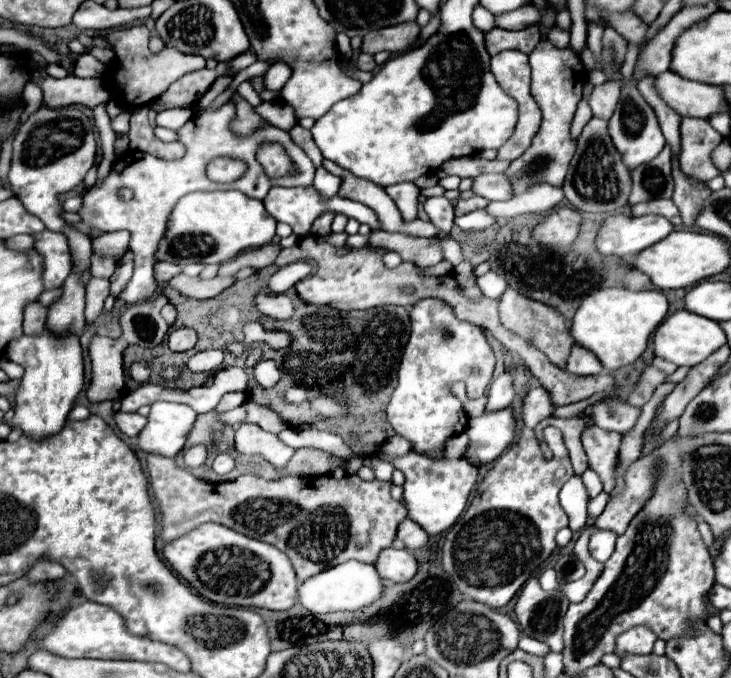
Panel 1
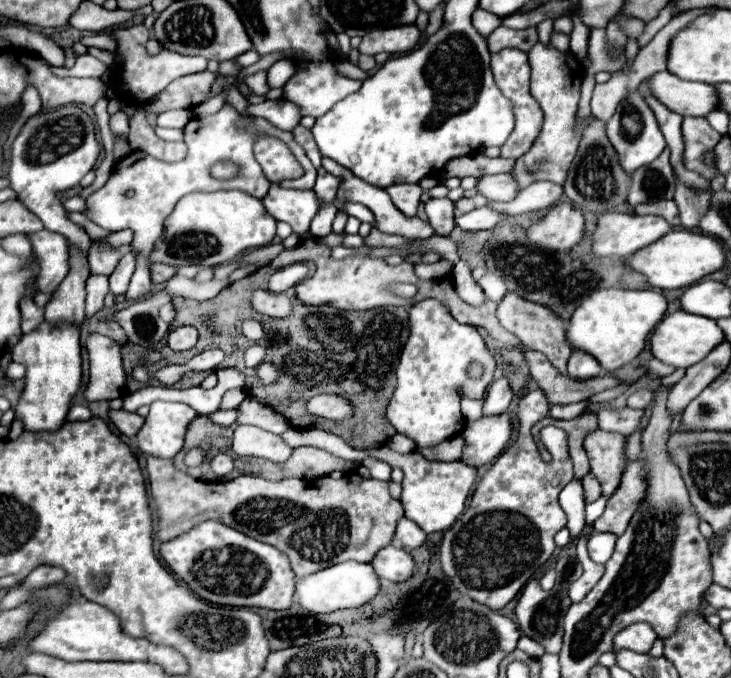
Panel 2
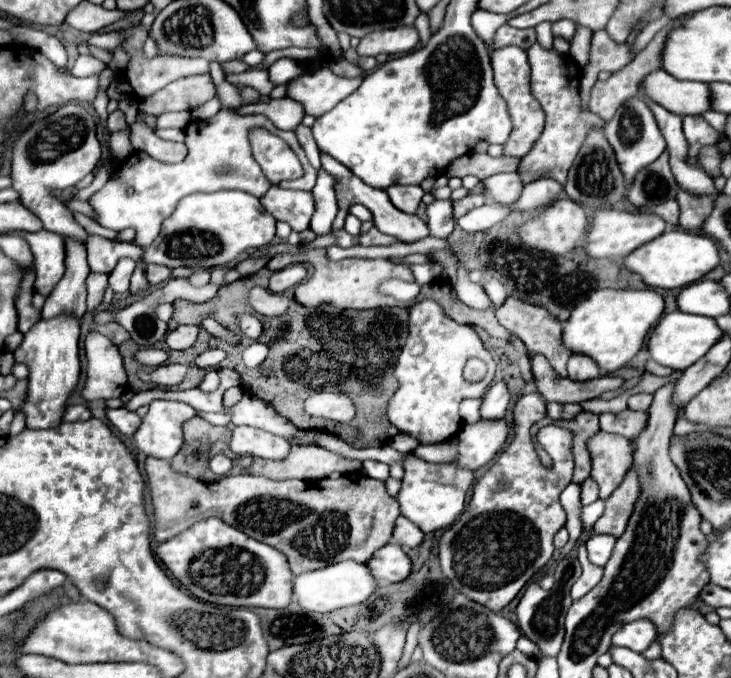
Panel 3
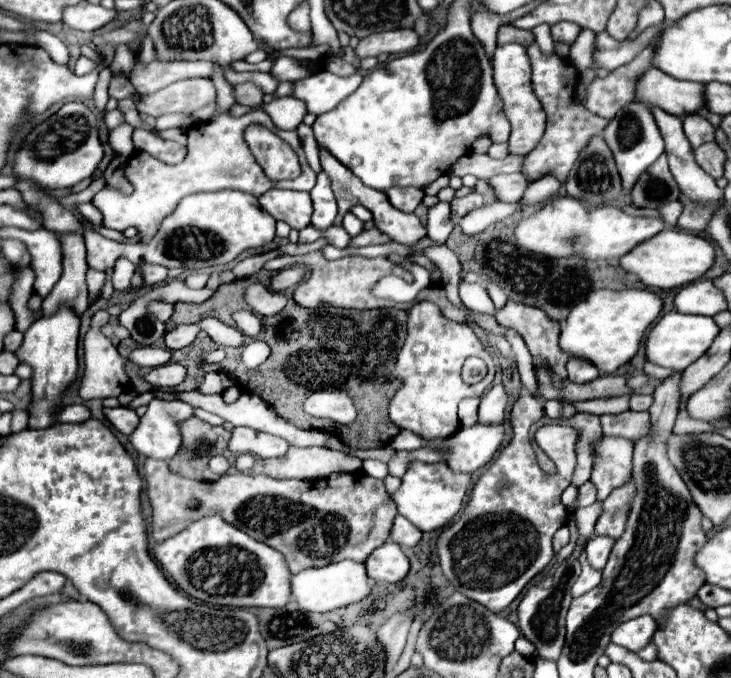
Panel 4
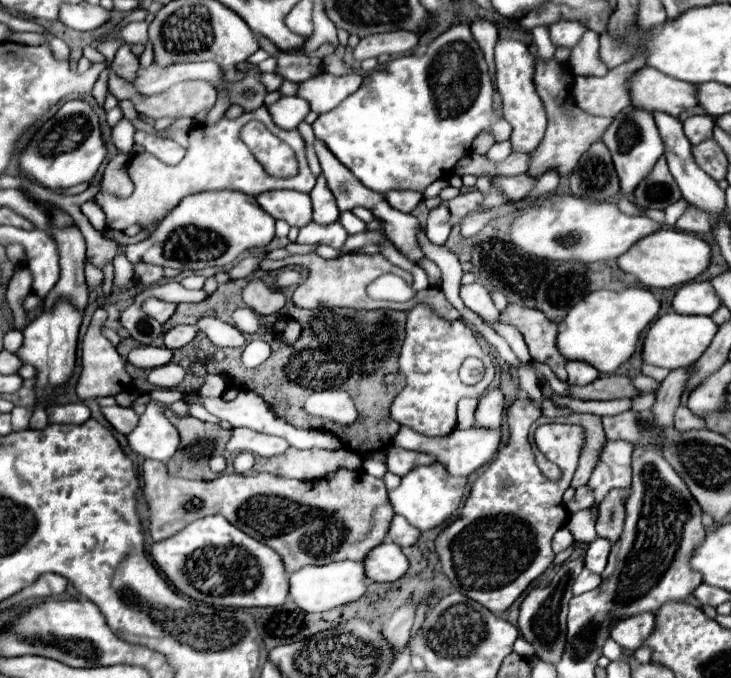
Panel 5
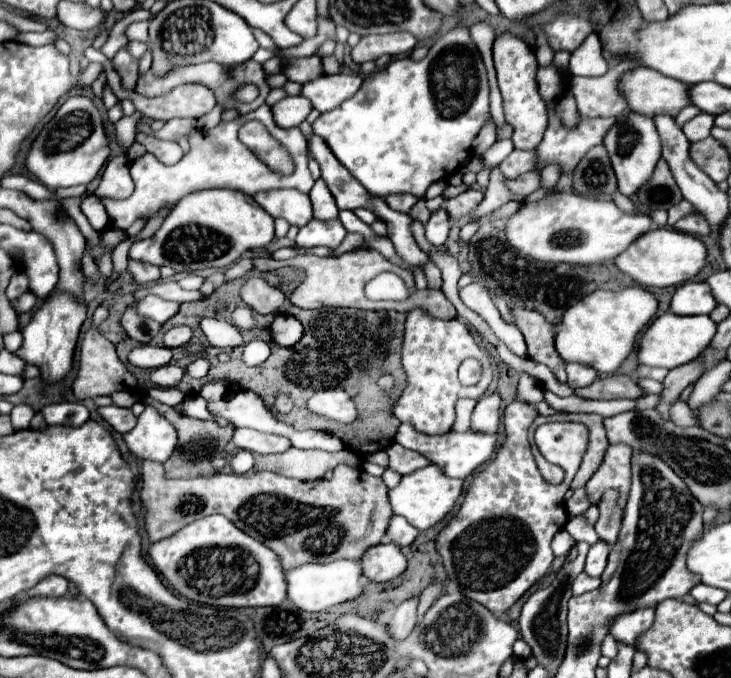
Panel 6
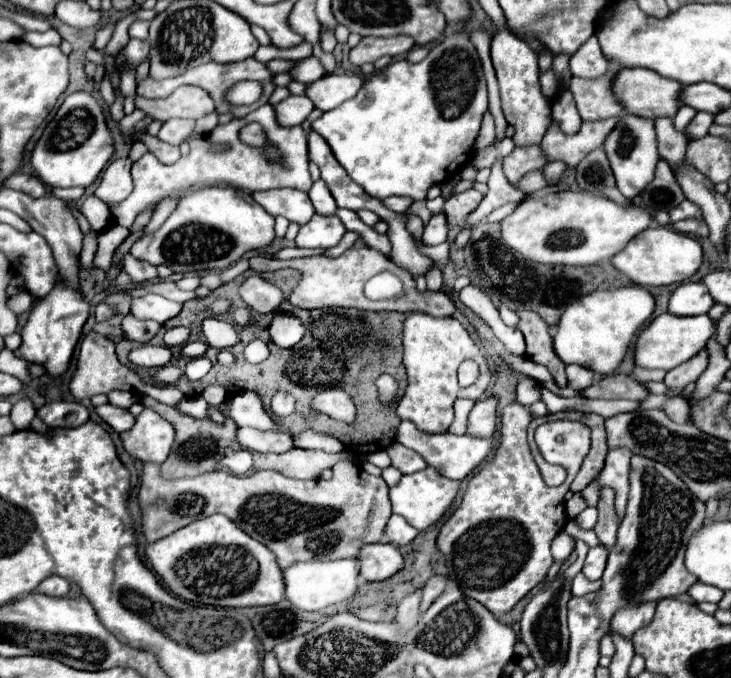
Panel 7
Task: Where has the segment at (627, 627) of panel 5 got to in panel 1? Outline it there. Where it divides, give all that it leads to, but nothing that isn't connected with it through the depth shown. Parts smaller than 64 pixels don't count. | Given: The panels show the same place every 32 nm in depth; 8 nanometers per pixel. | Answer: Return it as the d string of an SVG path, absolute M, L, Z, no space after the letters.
M635 626L616 638L616 654L650 654L656 634L646 626Z

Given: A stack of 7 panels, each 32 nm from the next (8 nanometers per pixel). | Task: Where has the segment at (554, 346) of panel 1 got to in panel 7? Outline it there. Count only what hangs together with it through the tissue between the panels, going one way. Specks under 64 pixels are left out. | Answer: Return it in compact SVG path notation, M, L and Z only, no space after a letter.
M518 312L520 324L518 330L526 338L526 358L530 358L536 364L542 364L550 370L554 376L556 386L564 388L566 386L566 372L564 372L564 362L556 356L552 348L552 338L548 334L548 324L536 314L536 312Z

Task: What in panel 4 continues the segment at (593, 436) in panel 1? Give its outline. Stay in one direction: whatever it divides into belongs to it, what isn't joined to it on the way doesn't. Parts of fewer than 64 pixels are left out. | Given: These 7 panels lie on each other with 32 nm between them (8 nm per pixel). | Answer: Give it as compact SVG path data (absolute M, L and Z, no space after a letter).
M604 436L596 444L596 462L590 482L596 486L624 486L632 474L632 442Z

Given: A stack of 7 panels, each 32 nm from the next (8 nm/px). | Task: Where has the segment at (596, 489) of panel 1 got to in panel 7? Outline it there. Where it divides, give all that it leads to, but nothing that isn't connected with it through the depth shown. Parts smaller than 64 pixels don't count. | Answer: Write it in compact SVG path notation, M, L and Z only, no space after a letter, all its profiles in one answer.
M574 494L574 496L566 502L566 516L572 520L572 518L576 518L584 508L586 508L586 504L584 504L582 496L580 496L580 494Z

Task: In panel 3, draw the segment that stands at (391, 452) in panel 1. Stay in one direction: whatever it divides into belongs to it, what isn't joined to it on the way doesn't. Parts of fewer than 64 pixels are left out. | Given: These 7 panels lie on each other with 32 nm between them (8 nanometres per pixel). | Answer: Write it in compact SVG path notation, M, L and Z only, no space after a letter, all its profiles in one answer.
M400 432L400 434L396 434L396 436L394 436L394 440L390 442L390 446L392 446L394 450L398 450L398 452L410 454L412 450L416 450L416 448L420 446L420 442L418 442L414 436L408 436L408 434Z

